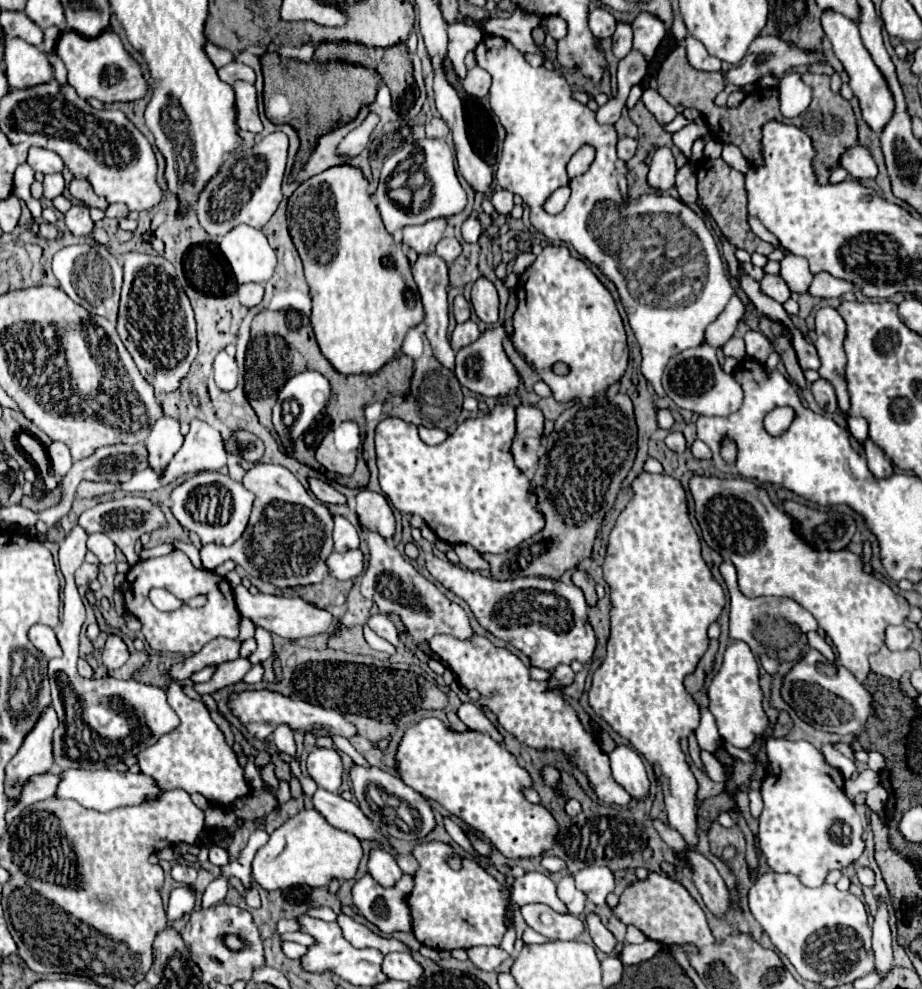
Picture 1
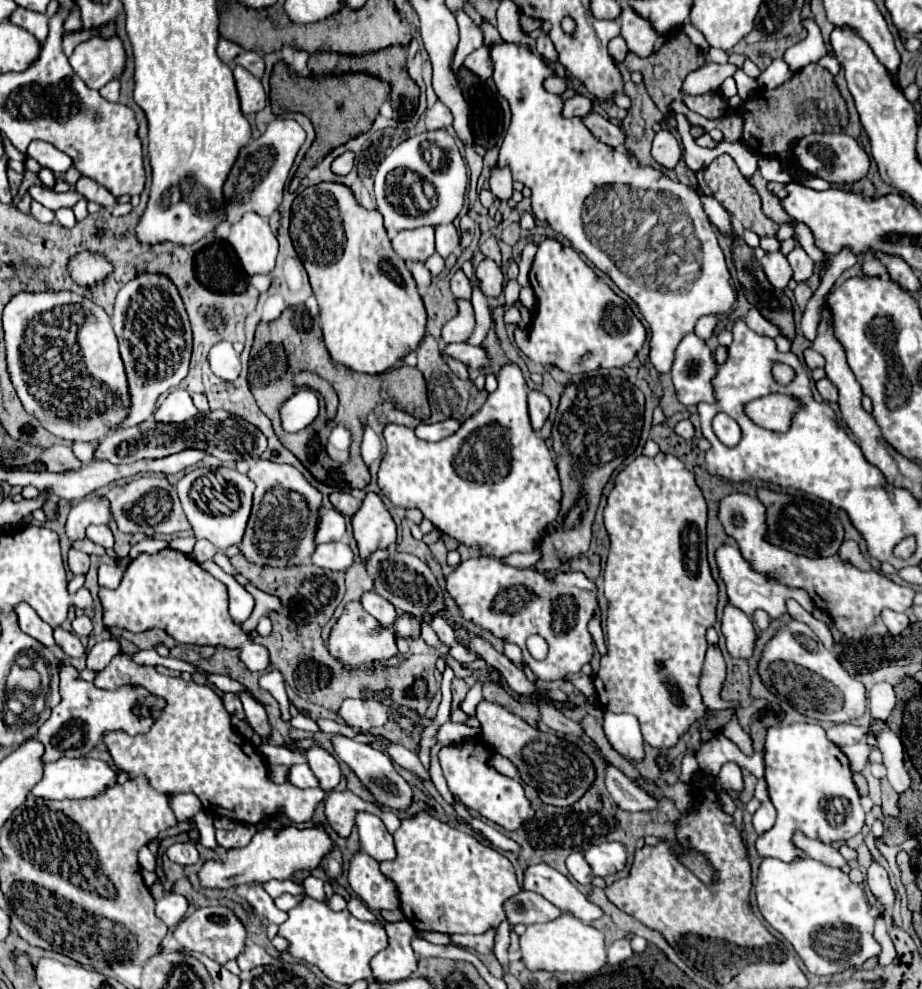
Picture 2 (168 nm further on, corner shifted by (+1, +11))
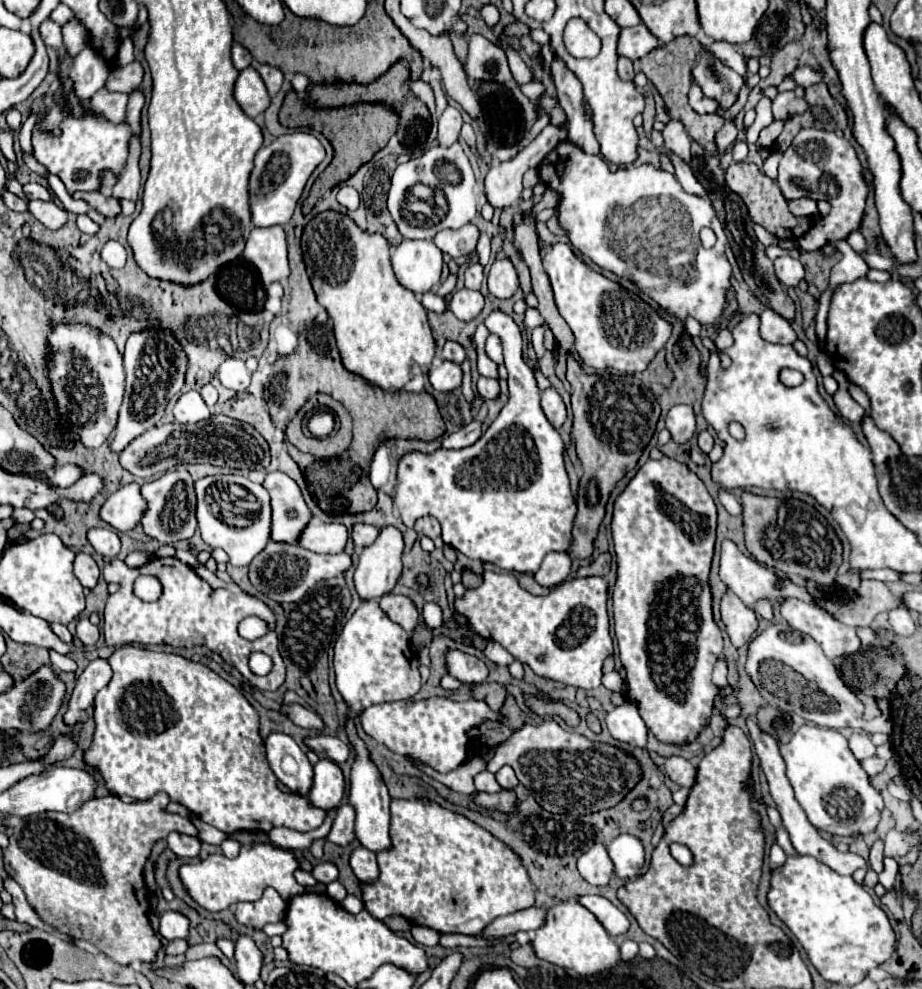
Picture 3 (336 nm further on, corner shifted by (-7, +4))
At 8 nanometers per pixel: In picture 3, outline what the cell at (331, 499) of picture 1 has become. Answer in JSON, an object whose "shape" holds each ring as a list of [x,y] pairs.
{"shape":[[[355,524],[351,538],[355,542],[355,548],[363,550],[367,544],[373,544],[373,540],[375,540],[377,534],[379,534],[379,528],[375,528],[371,524]]]}

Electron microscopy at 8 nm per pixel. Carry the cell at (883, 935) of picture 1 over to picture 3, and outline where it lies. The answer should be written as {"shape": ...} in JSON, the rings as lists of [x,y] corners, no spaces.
{"shape":[[[877,840],[877,842],[871,846],[869,866],[871,866],[877,874],[883,872],[883,842],[881,842],[881,840]]]}

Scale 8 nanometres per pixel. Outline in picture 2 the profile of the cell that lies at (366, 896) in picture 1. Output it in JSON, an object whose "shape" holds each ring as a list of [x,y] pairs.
{"shape":[[[355,853],[349,865],[349,883],[369,909],[397,909],[399,897],[391,881],[379,871],[379,863],[367,853]]]}

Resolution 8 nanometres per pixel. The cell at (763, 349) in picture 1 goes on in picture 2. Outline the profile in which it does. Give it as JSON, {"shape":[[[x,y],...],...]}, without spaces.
{"shape":[[[751,307],[749,309],[749,313],[747,313],[747,317],[745,317],[745,323],[757,333],[757,335],[767,335],[767,337],[777,337],[781,331],[773,325],[773,323],[769,323],[755,307]]]}

